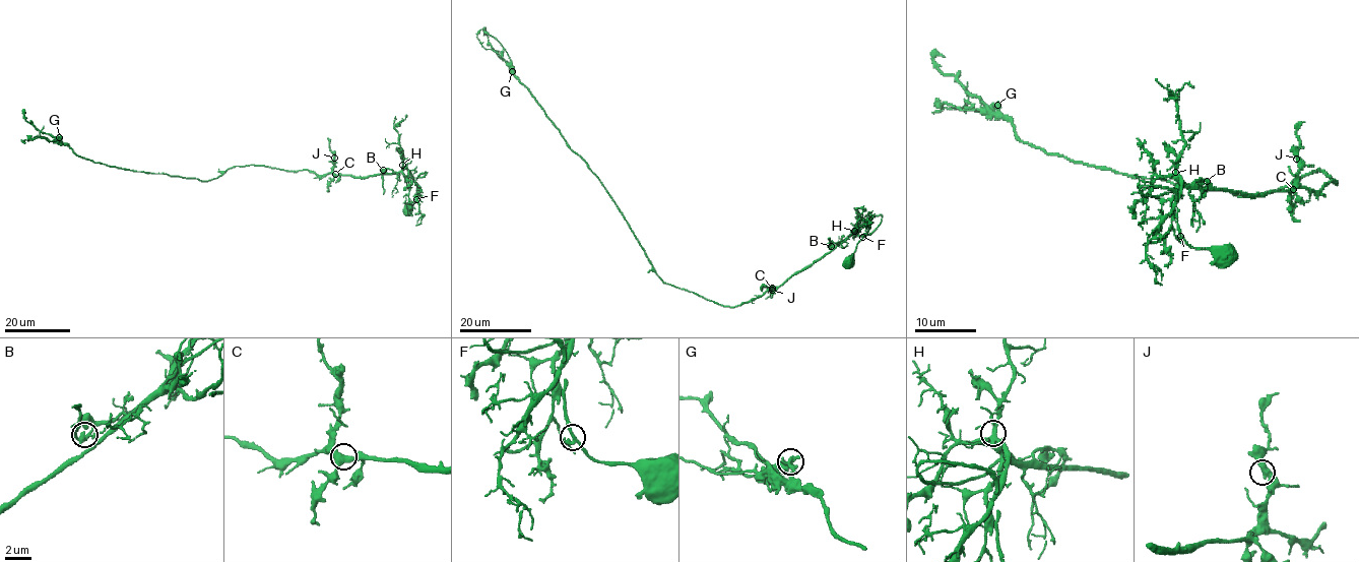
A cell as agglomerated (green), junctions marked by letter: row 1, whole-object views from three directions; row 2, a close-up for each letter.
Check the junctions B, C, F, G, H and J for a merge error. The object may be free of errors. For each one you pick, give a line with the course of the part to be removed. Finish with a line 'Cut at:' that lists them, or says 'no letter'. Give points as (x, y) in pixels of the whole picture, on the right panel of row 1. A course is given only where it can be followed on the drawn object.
G: foreign part runs (996, 104), (976, 112), (967, 101), (959, 108), (944, 108), (931, 112)
Cut at: G

